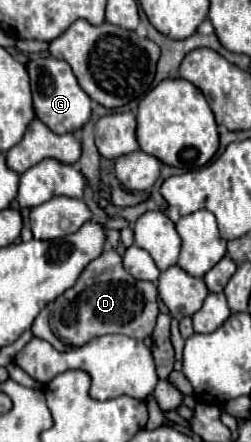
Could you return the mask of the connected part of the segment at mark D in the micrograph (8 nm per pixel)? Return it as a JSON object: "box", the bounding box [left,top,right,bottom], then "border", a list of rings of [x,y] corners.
{"box":[51,248,159,346],"border":[[[105,248],[101,256],[89,262],[77,284],[65,290],[51,308],[51,330],[67,346],[85,346],[91,338],[121,332],[125,336],[145,340],[155,328],[159,308],[153,282],[131,278],[121,264],[121,256],[113,248]]]}

